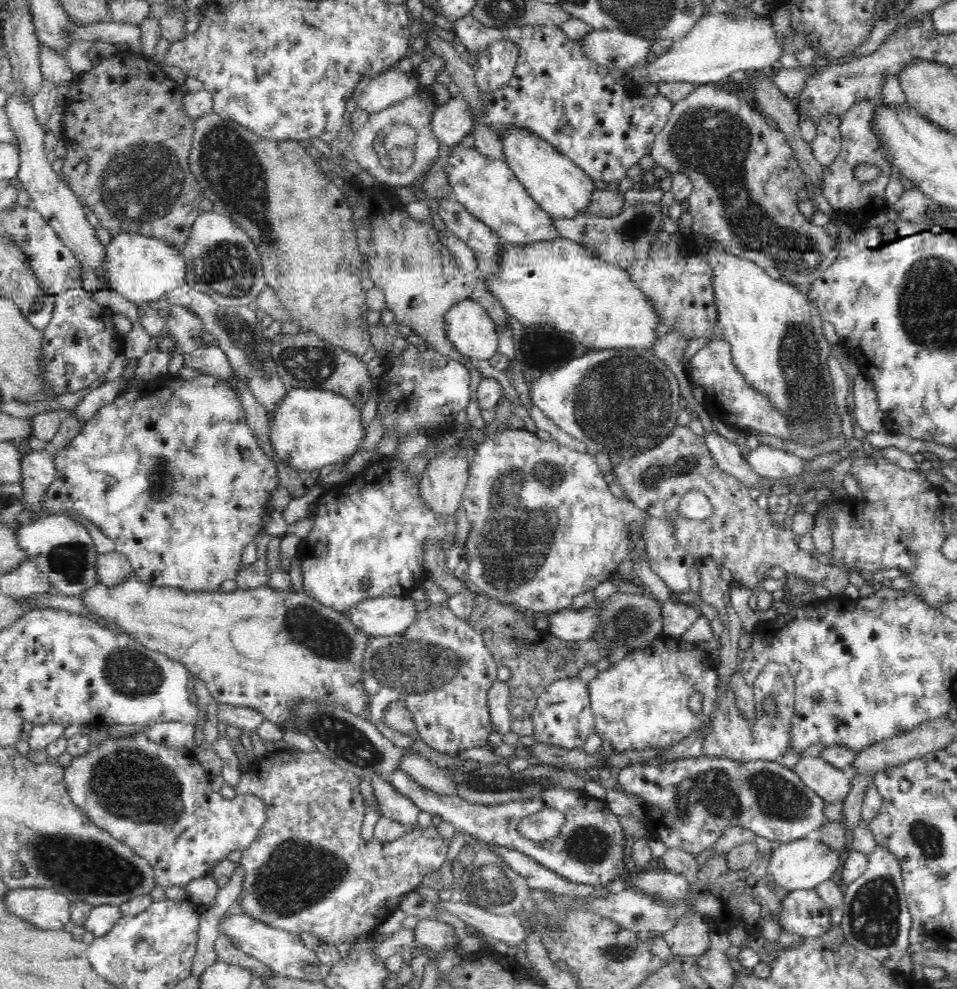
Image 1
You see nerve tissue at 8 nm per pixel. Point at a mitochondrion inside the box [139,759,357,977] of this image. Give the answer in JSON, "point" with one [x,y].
{"point":[295,877]}

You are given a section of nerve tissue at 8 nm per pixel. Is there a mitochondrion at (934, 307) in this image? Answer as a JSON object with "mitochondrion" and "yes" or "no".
{"mitochondrion":"yes"}

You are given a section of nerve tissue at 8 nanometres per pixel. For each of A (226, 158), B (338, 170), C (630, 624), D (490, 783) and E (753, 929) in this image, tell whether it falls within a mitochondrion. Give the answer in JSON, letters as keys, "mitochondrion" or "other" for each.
{"A":"mitochondrion","B":"other","C":"mitochondrion","D":"mitochondrion","E":"other"}

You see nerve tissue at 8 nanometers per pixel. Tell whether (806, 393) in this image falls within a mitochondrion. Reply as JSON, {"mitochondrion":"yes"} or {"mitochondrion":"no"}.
{"mitochondrion":"yes"}

